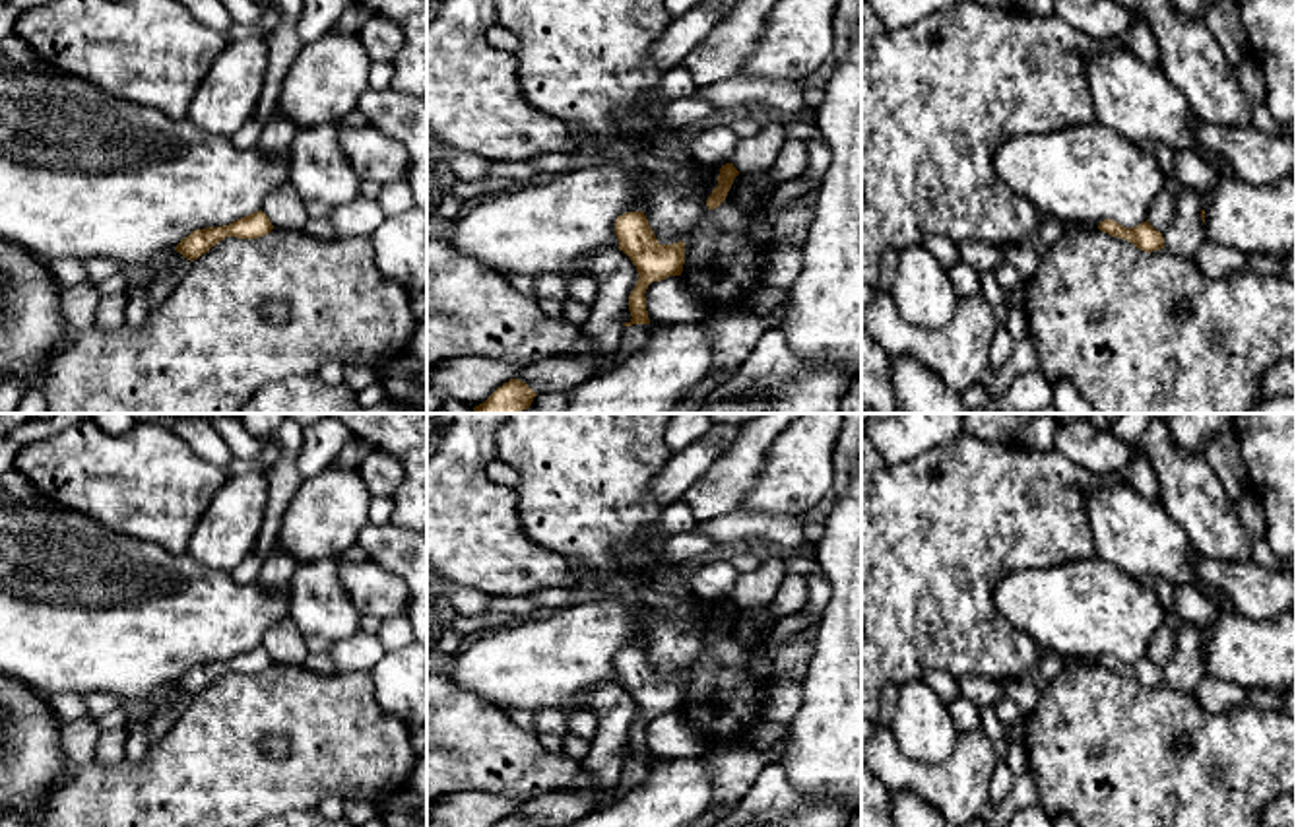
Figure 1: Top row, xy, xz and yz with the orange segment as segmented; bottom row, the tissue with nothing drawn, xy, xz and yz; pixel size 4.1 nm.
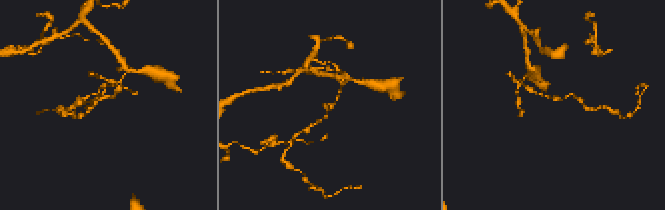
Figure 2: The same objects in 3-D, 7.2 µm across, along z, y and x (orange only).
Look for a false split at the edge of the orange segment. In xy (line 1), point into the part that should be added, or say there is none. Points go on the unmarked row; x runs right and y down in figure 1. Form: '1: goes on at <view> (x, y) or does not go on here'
1: does not go on here

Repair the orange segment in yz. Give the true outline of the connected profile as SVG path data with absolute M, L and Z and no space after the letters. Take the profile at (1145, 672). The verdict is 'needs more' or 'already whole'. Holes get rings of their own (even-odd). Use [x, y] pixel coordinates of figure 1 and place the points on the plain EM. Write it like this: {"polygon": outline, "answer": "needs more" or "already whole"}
{"polygon": "M1104 654L1098 660L1100 666L1112 670L1112 672L1119 672L1125 674L1129 678L1133 678L1137 683L1145 685L1145 687L1152 687L1152 685L1160 685L1164 683L1164 672L1160 666L1156 666L1149 654L1139 658L1137 662L1123 662L1114 654Z", "answer": "already whole"}

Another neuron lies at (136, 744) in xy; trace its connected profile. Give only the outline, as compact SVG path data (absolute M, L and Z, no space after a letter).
M155 701L147 707L134 711L134 720L128 728L128 738L126 738L126 757L128 759L140 761L146 757L149 749L147 714L161 705L163 705L161 701Z

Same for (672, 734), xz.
M681 711L652 716L644 732L652 757L700 757L708 747L708 742L693 728Z

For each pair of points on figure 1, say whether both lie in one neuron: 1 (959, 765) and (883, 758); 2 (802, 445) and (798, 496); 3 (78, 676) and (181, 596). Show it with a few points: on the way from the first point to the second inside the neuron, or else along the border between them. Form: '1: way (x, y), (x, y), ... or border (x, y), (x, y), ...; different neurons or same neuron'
1: way (941, 777), (903, 773); same neuron
2: way (802, 457), (798, 484); same neuron
3: way (103, 651), (138, 616), (156, 614); same neuron

